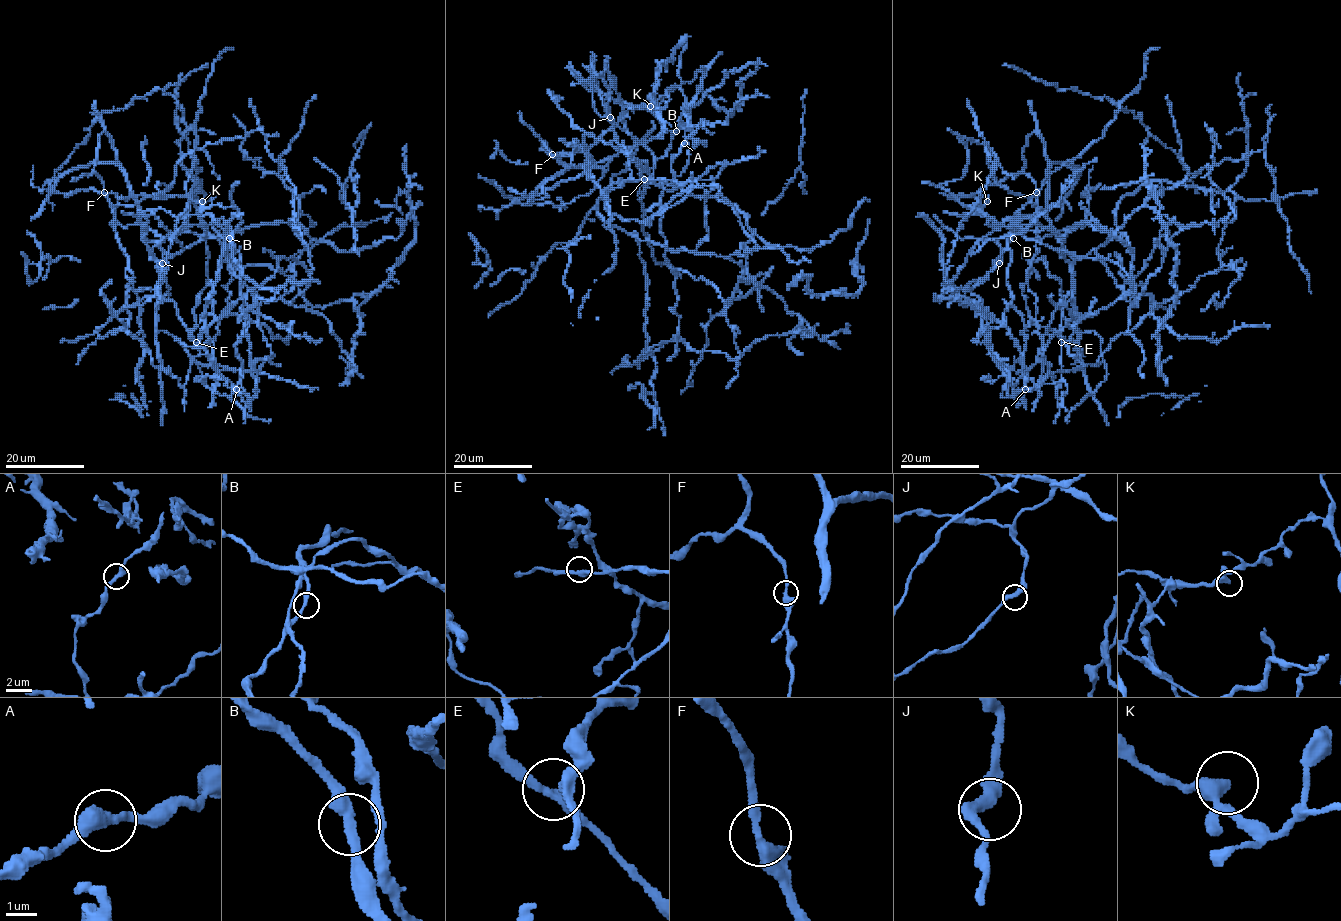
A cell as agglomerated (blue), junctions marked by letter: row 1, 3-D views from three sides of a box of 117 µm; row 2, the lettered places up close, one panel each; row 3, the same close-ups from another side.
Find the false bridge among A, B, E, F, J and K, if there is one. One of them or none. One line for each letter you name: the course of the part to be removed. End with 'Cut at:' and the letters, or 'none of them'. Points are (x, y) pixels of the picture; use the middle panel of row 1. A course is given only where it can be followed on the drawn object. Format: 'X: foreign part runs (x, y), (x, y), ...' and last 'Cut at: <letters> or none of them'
Cut at: none of them

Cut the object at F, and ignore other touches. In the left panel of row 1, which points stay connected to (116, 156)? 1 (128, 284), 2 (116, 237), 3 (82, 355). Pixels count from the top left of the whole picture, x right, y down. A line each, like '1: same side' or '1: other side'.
1: other side
2: other side
3: other side

